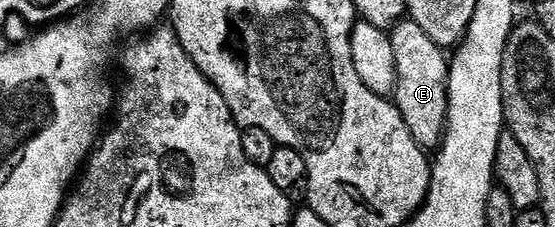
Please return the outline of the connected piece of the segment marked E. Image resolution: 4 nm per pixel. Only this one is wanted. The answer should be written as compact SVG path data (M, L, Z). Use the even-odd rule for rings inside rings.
M404 19L399 25L394 26L389 30L389 35L392 51L396 54L398 76L392 100L398 106L404 123L408 123L412 139L416 139L421 149L437 150L446 135L450 102L450 61L447 50L432 43L432 39L424 35L424 27L409 19Z

